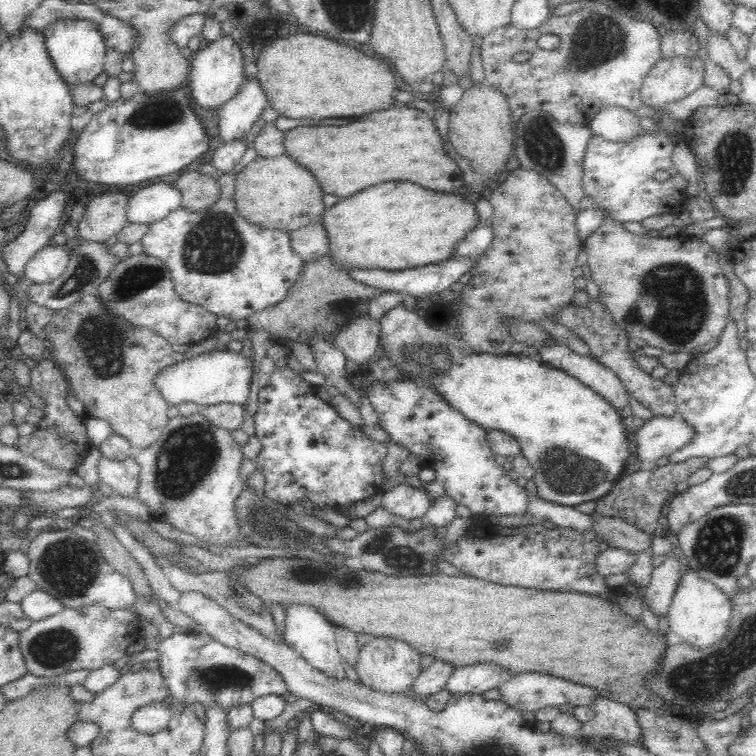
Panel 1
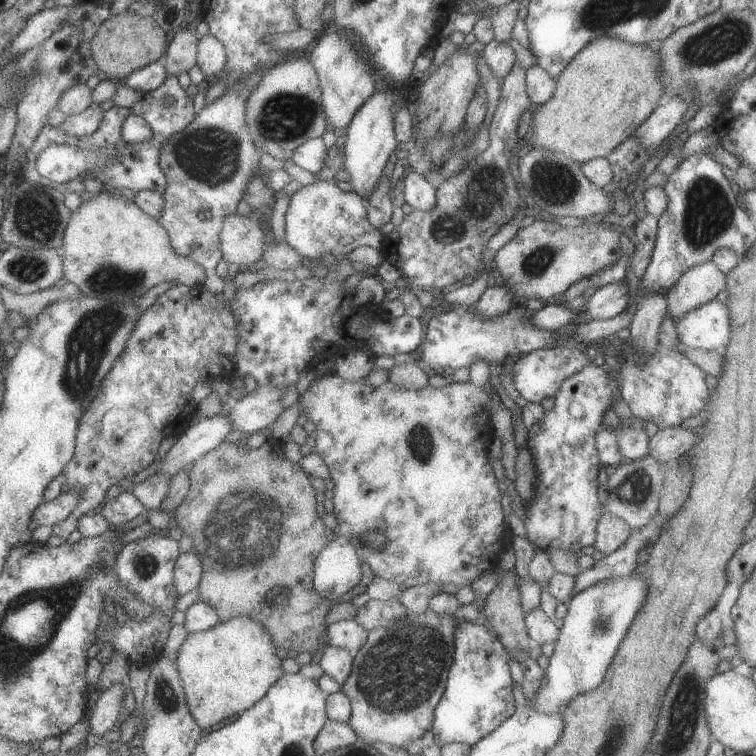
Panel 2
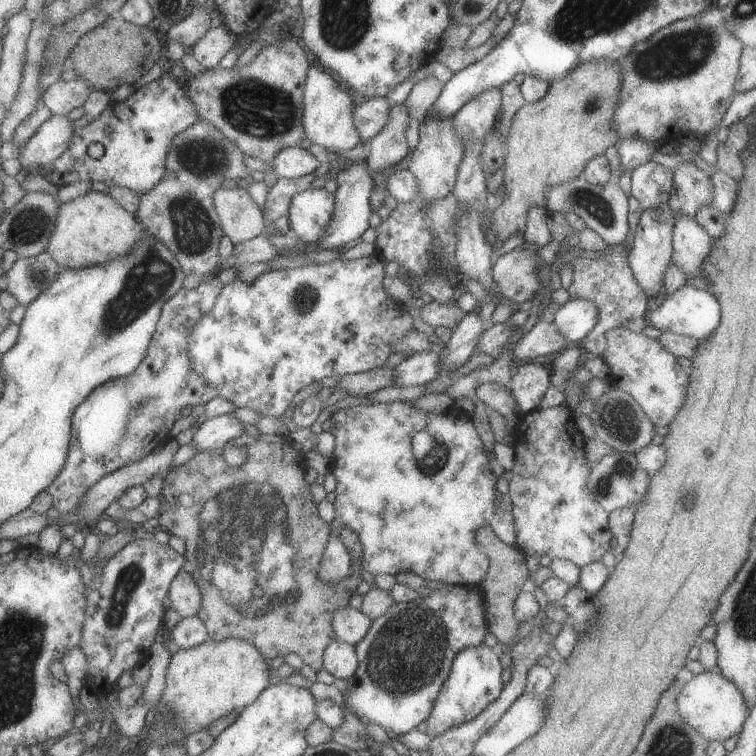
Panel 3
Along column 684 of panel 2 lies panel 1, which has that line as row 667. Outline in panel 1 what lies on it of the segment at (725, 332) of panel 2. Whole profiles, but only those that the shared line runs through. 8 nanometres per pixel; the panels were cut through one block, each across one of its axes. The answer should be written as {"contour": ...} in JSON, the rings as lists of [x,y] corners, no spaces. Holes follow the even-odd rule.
{"contour":[[[290,605],[285,611],[285,642],[290,648],[318,672],[333,680],[346,680],[347,670],[344,668],[343,658],[335,641],[335,626],[322,613],[308,605]]]}

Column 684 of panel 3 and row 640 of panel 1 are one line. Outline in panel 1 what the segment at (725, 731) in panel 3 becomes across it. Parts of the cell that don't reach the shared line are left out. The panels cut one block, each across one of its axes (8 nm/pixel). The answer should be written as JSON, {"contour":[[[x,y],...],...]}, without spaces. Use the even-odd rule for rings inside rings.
{"contour":[[[687,569],[681,576],[674,593],[667,617],[672,634],[678,634],[682,642],[694,649],[703,649],[719,643],[728,630],[733,603],[714,583],[702,579],[696,571]]]}

